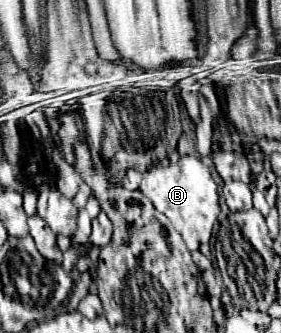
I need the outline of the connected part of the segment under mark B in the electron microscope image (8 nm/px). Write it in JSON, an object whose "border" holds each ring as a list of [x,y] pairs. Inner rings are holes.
{"border":[[[182,156],[170,166],[156,166],[144,172],[140,192],[162,212],[172,226],[182,234],[188,250],[198,250],[202,242],[208,242],[212,228],[218,222],[220,214],[220,196],[218,186],[210,176],[210,170],[194,156]]]}

